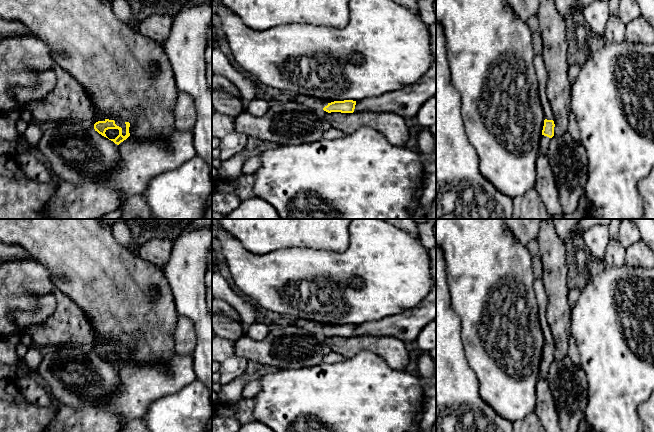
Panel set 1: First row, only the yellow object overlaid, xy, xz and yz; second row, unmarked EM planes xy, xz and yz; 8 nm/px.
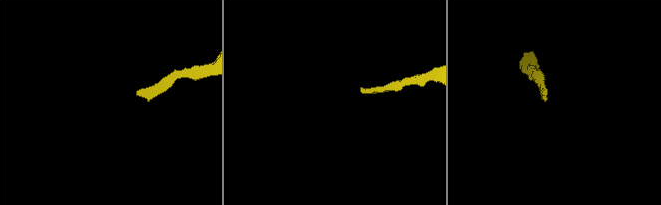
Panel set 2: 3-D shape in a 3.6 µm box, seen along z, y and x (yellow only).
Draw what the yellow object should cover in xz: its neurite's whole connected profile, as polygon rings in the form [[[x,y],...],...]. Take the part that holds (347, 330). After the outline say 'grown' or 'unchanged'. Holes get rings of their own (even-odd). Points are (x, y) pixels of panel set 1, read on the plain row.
[[[295,318],[294,325],[300,326],[309,332],[321,332],[324,335],[341,336],[341,337],[353,337],[356,329],[356,325],[344,324],[344,325],[330,325],[320,324],[311,320],[305,320],[301,318]]] | grown

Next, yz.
[[[544,344],[541,364],[539,368],[539,380],[546,380],[549,373],[549,367],[551,362],[554,360],[554,344]]] | grown

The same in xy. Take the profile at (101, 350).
[[[104,343],[102,345],[94,347],[95,355],[97,355],[99,358],[101,358],[106,362],[108,361],[106,360],[105,356],[108,353],[118,353],[119,359],[115,363],[109,363],[117,369],[119,369],[121,366],[123,366],[130,360],[129,351],[130,351],[129,346],[122,346],[122,345],[115,346],[114,344],[109,343]]] | grown

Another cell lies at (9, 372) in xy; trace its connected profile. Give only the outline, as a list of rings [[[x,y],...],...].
[[[0,364],[0,378],[6,378],[9,380],[17,379],[17,368],[16,365],[4,365]]]

